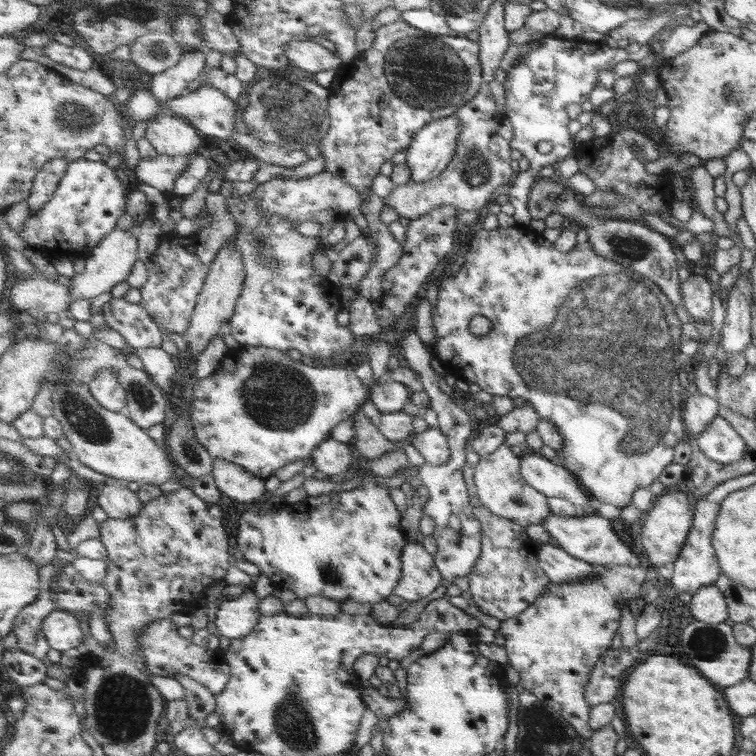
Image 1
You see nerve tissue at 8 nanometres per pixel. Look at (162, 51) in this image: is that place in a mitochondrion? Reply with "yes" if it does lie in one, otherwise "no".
yes

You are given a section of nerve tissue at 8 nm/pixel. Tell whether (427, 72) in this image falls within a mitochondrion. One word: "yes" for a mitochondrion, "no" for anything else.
yes

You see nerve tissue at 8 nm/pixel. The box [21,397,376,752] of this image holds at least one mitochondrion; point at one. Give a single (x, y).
(122, 711)

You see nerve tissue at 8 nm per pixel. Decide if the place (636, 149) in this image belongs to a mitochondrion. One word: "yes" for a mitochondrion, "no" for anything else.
no

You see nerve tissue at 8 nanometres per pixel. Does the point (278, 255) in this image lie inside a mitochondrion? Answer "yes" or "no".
yes

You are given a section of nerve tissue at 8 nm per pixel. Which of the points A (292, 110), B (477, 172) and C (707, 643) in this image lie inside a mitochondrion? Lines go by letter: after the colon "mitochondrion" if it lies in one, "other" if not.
A: mitochondrion
B: mitochondrion
C: mitochondrion

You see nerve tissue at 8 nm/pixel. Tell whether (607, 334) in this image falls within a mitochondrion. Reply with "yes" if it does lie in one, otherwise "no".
yes

